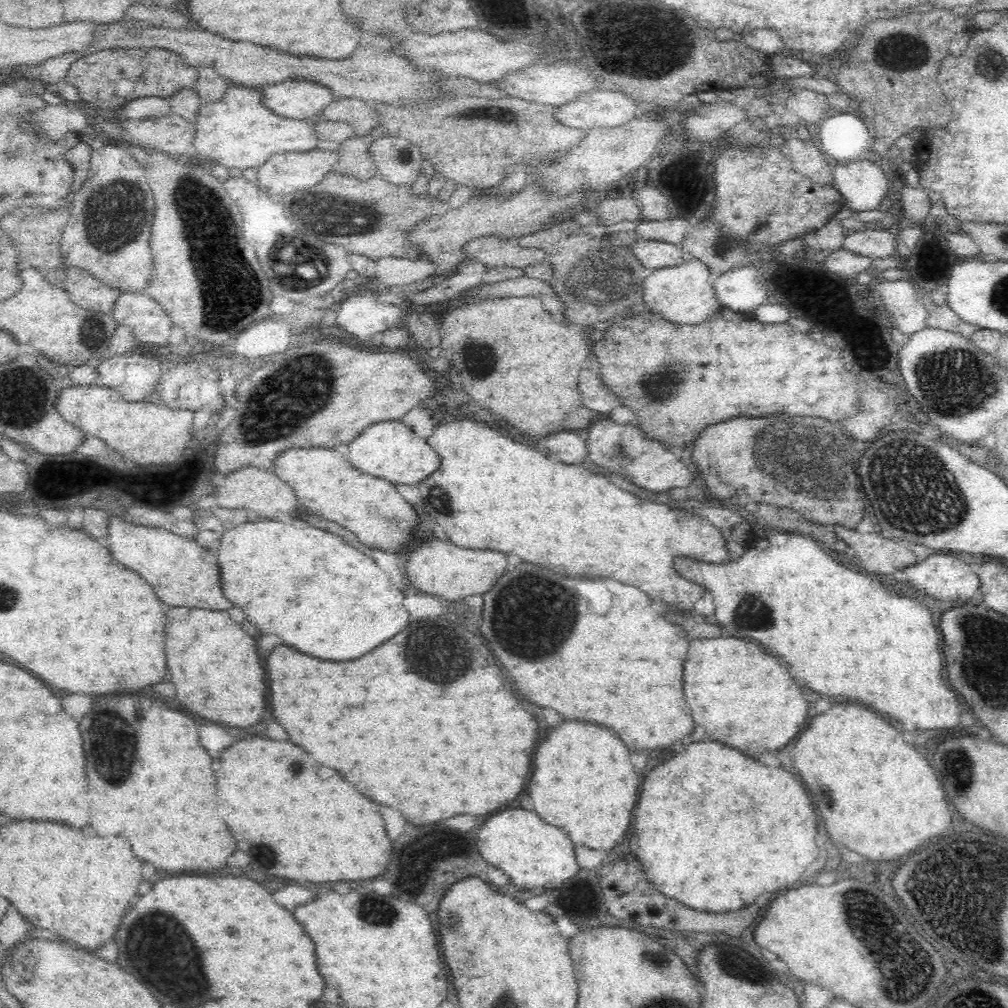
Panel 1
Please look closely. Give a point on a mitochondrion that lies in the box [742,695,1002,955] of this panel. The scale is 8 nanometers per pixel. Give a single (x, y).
(957, 763)

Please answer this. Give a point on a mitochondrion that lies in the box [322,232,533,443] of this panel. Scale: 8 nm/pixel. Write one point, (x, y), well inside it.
(485, 354)

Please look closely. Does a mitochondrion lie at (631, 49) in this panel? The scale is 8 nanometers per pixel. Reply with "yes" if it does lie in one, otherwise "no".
yes

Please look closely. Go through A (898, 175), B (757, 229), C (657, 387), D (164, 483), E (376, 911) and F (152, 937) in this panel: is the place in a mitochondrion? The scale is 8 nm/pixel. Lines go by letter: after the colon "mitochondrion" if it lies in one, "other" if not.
A: other
B: mitochondrion
C: mitochondrion
D: other
E: mitochondrion
F: mitochondrion

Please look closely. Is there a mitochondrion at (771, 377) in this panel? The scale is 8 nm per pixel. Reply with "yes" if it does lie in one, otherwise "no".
no

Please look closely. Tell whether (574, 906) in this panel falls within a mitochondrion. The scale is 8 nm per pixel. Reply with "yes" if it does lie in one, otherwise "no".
no

